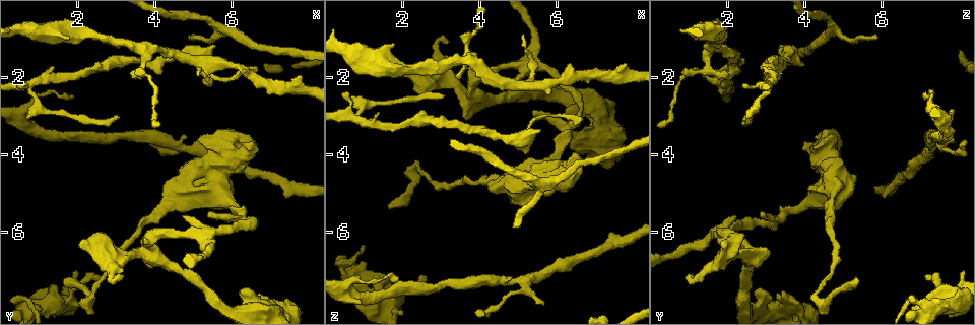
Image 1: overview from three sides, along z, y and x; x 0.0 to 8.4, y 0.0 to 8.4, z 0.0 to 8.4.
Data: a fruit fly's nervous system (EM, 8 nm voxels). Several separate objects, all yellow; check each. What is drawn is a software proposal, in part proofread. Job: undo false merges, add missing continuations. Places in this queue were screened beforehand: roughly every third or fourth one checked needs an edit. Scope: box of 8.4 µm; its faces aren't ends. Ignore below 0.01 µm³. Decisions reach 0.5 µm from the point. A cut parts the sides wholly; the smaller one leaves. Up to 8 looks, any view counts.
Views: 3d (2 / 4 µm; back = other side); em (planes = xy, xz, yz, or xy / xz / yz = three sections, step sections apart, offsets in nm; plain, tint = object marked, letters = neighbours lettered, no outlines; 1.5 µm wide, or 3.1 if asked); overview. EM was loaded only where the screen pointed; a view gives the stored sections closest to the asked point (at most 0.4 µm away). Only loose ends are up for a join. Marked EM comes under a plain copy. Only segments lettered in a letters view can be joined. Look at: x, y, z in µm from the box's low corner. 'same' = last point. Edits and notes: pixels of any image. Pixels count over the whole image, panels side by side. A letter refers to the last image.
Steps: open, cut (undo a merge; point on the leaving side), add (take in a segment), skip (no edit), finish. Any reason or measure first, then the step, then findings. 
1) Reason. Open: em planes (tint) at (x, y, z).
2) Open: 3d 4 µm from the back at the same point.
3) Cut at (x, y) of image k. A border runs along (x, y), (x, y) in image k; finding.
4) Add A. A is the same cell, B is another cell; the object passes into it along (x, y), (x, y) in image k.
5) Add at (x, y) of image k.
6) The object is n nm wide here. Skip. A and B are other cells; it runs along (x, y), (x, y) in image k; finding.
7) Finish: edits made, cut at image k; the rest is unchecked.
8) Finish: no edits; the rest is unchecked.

Thin end. Open: em planes (letters) at (4.90, 1.00, 5.90).

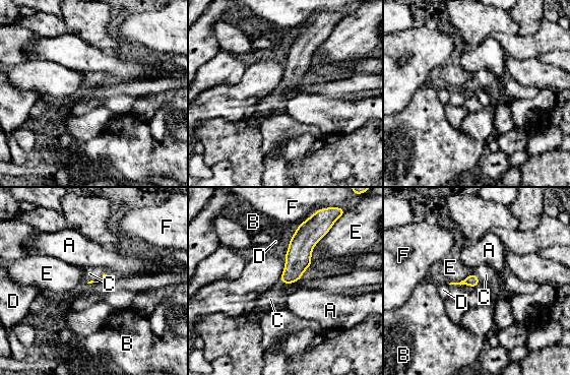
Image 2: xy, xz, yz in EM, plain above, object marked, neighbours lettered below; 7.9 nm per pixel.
Add C. C is the same cell, A, B, D, E and F are other cells; the cell continues.

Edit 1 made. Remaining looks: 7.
See it whole again. Open: overview.

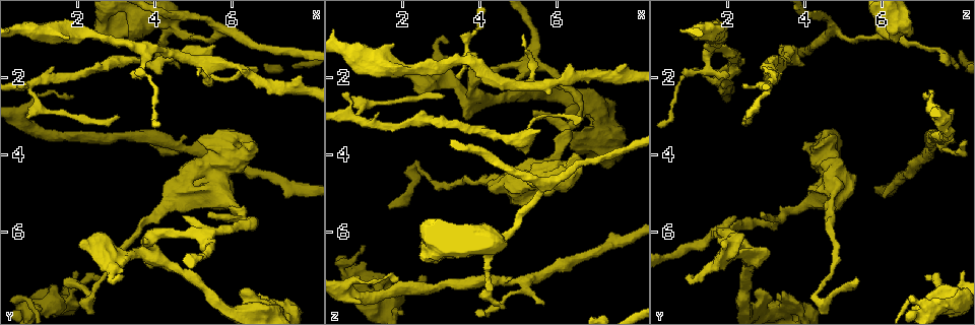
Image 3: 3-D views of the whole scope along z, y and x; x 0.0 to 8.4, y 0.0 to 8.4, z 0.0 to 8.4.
Calibre changes. Open: 3d 2 µm at (5.00, 3.80, 7.25).

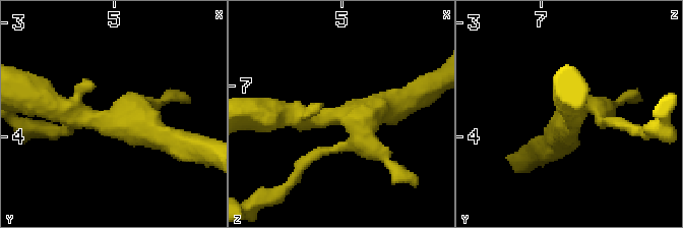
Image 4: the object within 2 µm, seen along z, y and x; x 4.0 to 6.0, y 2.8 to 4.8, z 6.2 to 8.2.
Now the EM. Open: em planes (tint) at (5.06, 3.86, 7.28).

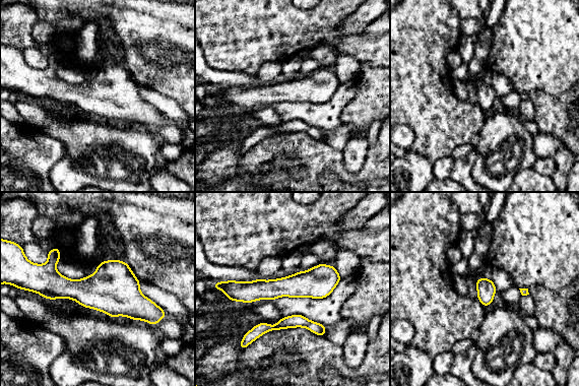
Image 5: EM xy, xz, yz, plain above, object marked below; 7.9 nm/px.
What lies round it. Open: em planes (letters) at the same point.

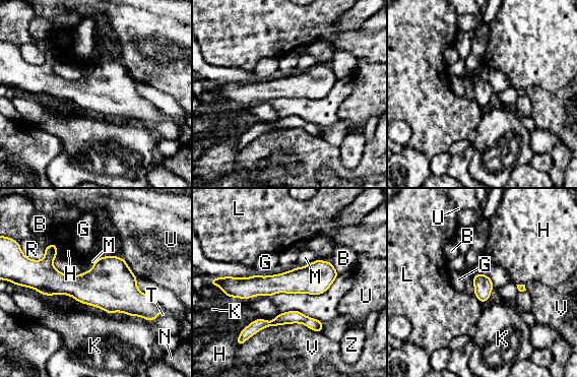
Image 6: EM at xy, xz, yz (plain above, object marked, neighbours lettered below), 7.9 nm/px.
The object is 150 nm wide here. Skip. B, G, H, K, L, M, N, R, T, U, V and Z are other cells; a border runs along (318, 259), (296, 267) in image 6; one cell here.

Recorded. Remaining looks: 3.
Branch stops here. Open: em planes (letters) at (2.60, 7.20, 7.10).

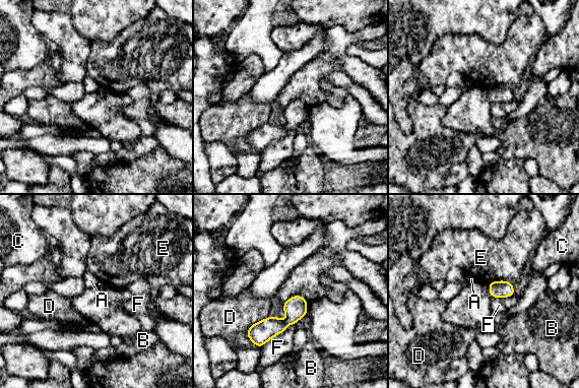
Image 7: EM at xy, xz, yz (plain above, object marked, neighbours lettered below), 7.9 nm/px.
Skip. A, B, C, D, E and F are other cells; a border runs along (511, 281), (493, 280), (488, 284) in image 7; no lettered segment goes on from it.

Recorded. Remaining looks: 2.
Finish: edits made, add at image 2; the rest is unchecked.

